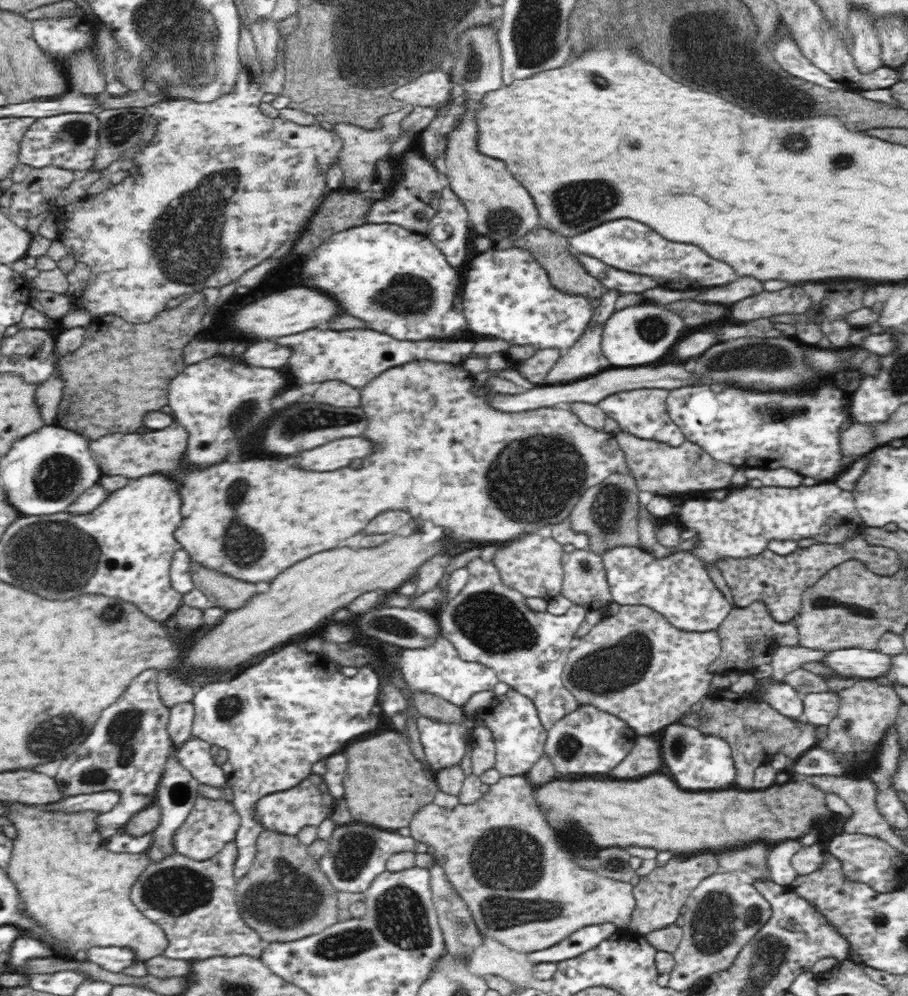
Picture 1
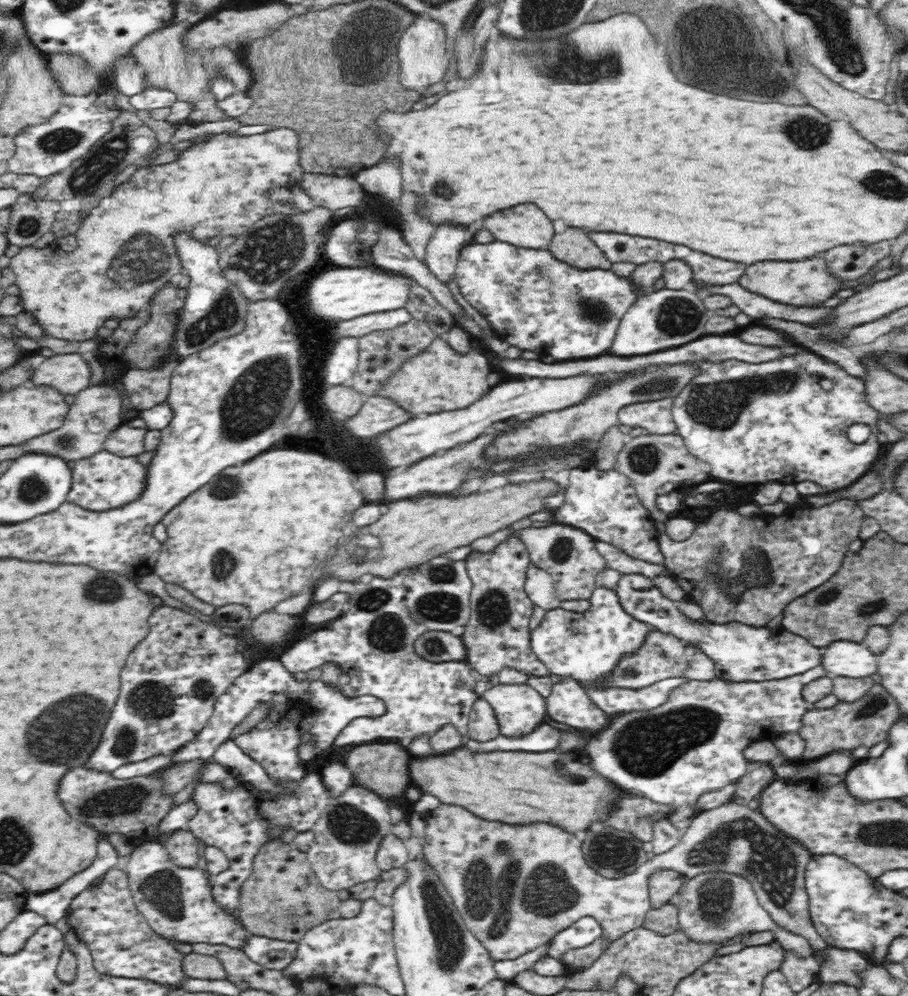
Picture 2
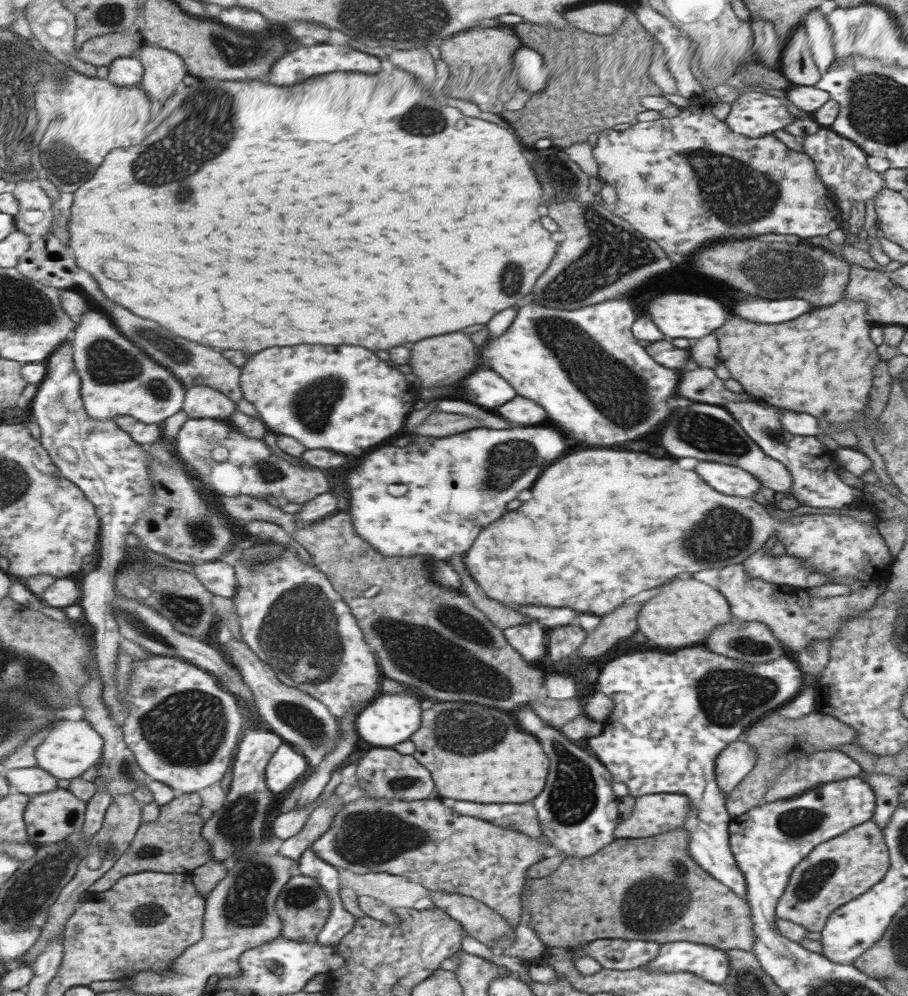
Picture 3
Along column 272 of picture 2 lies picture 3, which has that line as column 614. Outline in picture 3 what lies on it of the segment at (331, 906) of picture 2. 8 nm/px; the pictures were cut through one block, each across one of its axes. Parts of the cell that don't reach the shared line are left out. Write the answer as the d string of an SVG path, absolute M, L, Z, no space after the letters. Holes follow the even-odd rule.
M675 829L669 832L661 833L655 836L643 838L618 838L615 842L605 845L603 849L599 849L596 853L588 857L569 857L563 859L562 864L552 873L538 879L527 878L529 892L523 898L525 902L526 912L528 912L528 927L532 928L538 939L547 947L566 947L570 948L574 944L588 943L597 939L623 939L623 940L649 940L658 942L660 945L668 942L687 941L694 943L704 943L712 947L718 947L721 950L728 951L733 949L751 951L753 943L756 940L756 933L752 930L753 919L752 909L745 899L740 899L729 890L707 874L688 853L688 842L690 834L685 829Z

